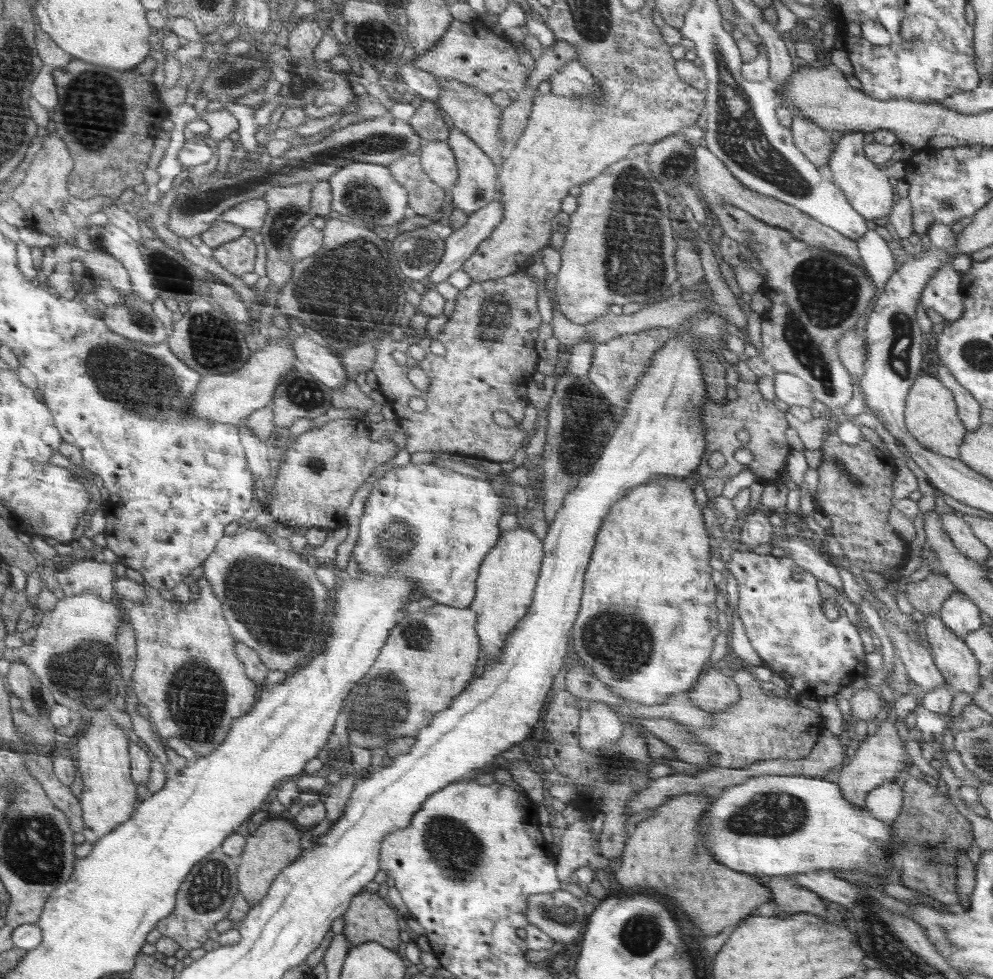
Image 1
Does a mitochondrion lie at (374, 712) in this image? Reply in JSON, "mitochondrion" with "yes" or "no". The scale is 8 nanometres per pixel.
{"mitochondrion":"yes"}

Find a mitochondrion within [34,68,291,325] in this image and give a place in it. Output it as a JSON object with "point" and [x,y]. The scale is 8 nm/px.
{"point":[78,116]}

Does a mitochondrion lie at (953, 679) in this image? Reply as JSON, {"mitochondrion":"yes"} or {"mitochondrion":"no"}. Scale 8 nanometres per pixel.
{"mitochondrion":"no"}

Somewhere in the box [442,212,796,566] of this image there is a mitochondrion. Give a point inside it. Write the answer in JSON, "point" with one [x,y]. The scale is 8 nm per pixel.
{"point":[587,417]}

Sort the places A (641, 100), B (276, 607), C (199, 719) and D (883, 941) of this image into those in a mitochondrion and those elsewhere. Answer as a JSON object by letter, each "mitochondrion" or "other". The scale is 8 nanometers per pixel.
{"A":"other","B":"mitochondrion","C":"mitochondrion","D":"mitochondrion"}

